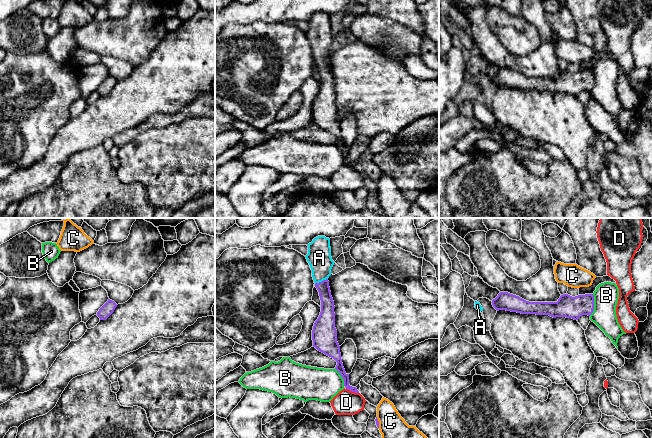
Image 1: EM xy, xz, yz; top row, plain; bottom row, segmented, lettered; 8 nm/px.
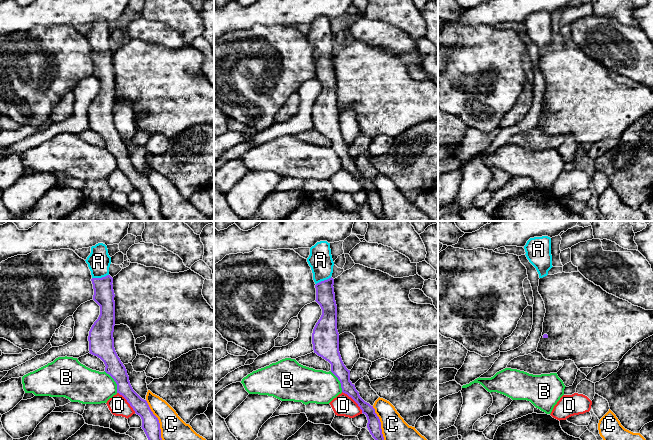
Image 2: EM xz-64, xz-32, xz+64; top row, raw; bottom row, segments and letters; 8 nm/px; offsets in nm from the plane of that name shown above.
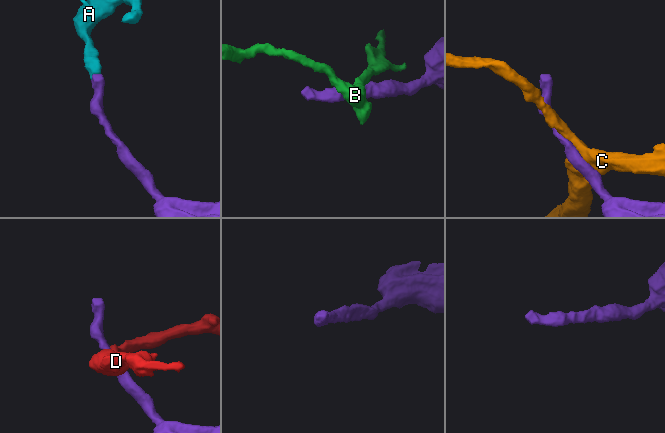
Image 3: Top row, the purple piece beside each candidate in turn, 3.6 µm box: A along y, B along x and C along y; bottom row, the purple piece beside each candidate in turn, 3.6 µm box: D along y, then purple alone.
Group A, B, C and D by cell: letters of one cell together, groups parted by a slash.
A / B / C / D

